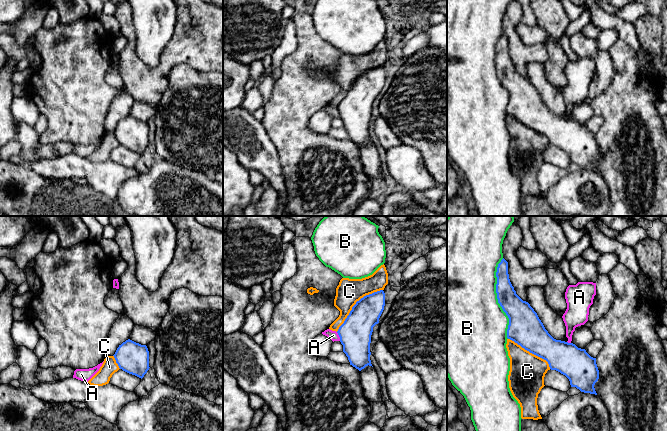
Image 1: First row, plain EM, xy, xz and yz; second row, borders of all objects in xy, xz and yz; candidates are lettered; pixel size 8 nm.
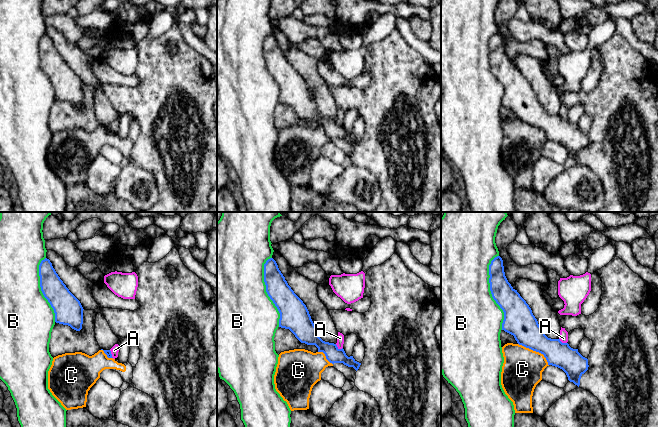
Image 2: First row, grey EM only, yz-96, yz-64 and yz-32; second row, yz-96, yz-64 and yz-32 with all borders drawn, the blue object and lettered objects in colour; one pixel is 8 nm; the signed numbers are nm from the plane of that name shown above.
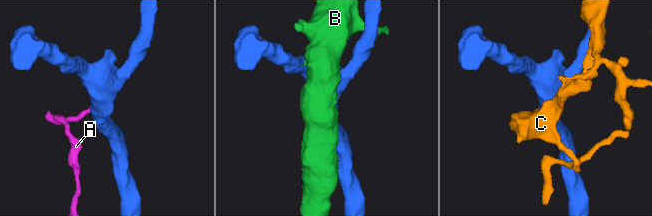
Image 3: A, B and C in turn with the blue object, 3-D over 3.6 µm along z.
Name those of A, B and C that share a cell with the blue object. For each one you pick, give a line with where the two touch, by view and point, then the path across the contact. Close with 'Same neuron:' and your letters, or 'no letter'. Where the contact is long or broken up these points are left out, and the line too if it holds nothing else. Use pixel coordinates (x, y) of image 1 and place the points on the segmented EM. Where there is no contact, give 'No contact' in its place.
Same neuron: no letter

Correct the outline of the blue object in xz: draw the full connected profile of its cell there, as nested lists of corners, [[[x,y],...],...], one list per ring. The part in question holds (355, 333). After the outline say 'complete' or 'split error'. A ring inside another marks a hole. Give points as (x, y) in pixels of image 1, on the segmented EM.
[[[383,290],[361,298],[352,307],[344,323],[337,333],[343,345],[343,352],[348,357],[350,365],[361,371],[366,366],[372,366],[370,360],[370,343],[373,327],[379,323],[379,318],[385,306]]] | complete

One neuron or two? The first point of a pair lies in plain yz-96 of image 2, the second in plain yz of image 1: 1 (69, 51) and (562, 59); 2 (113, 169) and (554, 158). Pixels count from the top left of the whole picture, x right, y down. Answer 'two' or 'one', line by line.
1: two
2: two

